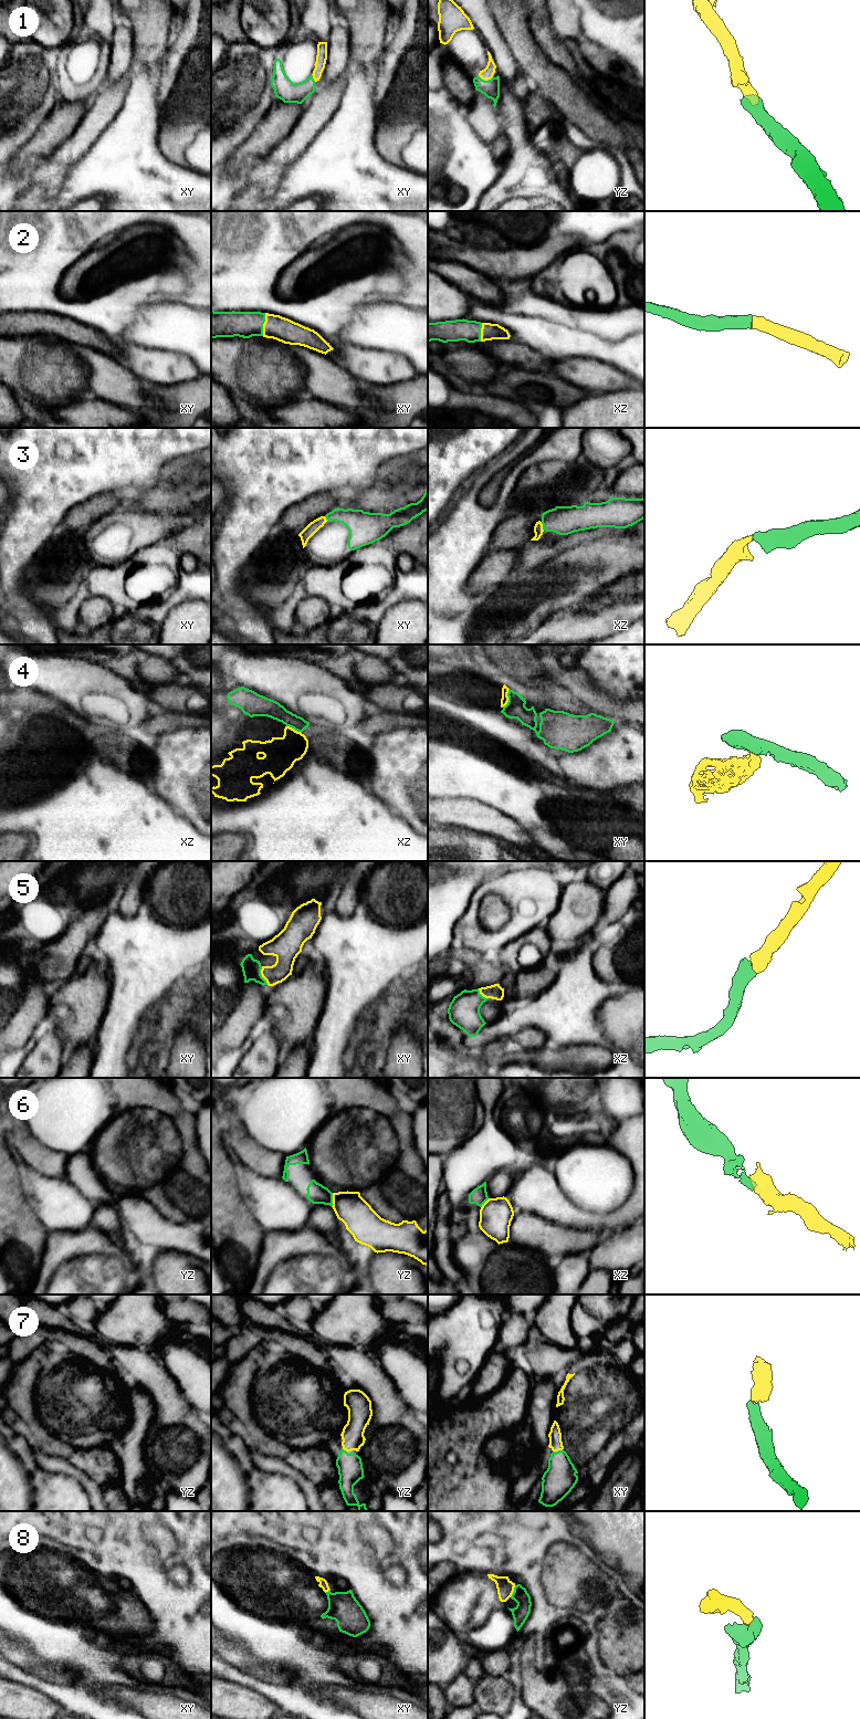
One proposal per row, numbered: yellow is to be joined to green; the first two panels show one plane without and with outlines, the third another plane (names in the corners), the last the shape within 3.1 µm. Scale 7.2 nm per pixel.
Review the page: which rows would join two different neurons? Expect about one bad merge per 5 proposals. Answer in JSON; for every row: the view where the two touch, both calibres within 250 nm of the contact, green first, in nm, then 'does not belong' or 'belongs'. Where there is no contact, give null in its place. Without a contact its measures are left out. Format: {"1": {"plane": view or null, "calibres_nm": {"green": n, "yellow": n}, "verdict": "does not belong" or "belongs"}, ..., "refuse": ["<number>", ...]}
{"1": {"plane": "yz", "calibres_nm": {"green": 130, "yellow": 90}, "verdict": "belongs"}, "2": {"plane": "xy", "calibres_nm": {"green": 190, "yellow": 180}, "verdict": "belongs"}, "3": {"plane": "xz", "calibres_nm": {"green": 200, "yellow": 70}, "verdict": "belongs"}, "4": {"plane": "xy", "calibres_nm": {"green": 140, "yellow": 60}, "verdict": "belongs"}, "5": {"plane": "xy", "calibres_nm": {"green": 140, "yellow": 160}, "verdict": "belongs"}, "6": {"plane": "yz", "calibres_nm": {"green": 140, "yellow": 240}, "verdict": "does not belong"}, "7": {"plane": "xy", "calibres_nm": {"green": 240, "yellow": 100}, "verdict": "belongs"}, "8": {"plane": "yz", "calibres_nm": {"green": 120, "yellow": 130}, "verdict": "belongs"}, "refuse": ["6"]}

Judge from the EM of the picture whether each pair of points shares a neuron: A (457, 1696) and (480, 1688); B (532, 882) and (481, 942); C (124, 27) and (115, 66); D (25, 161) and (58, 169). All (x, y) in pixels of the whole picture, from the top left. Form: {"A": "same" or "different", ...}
{"A": "different", "B": "same", "C": "same", "D": "different"}

